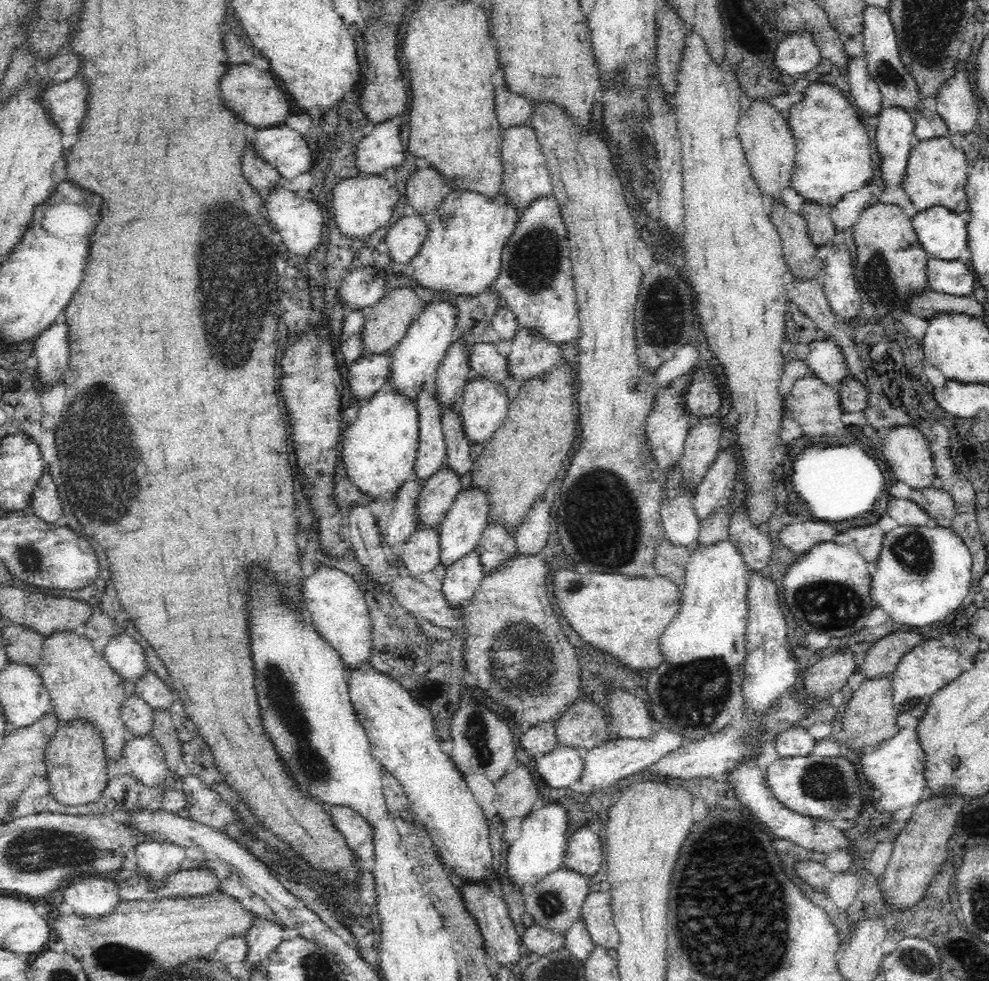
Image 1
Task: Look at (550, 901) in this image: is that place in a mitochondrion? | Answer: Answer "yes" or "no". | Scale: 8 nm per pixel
yes

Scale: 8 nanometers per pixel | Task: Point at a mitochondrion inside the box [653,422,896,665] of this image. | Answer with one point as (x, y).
(831, 604)

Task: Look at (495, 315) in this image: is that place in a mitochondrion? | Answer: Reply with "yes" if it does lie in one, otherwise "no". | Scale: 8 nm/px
no

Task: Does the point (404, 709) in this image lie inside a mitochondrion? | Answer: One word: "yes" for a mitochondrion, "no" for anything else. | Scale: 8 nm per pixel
no

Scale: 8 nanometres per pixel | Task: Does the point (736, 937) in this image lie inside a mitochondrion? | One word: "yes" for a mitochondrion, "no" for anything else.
yes

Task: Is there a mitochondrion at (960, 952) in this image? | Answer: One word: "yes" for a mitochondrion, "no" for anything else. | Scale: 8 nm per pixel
no

